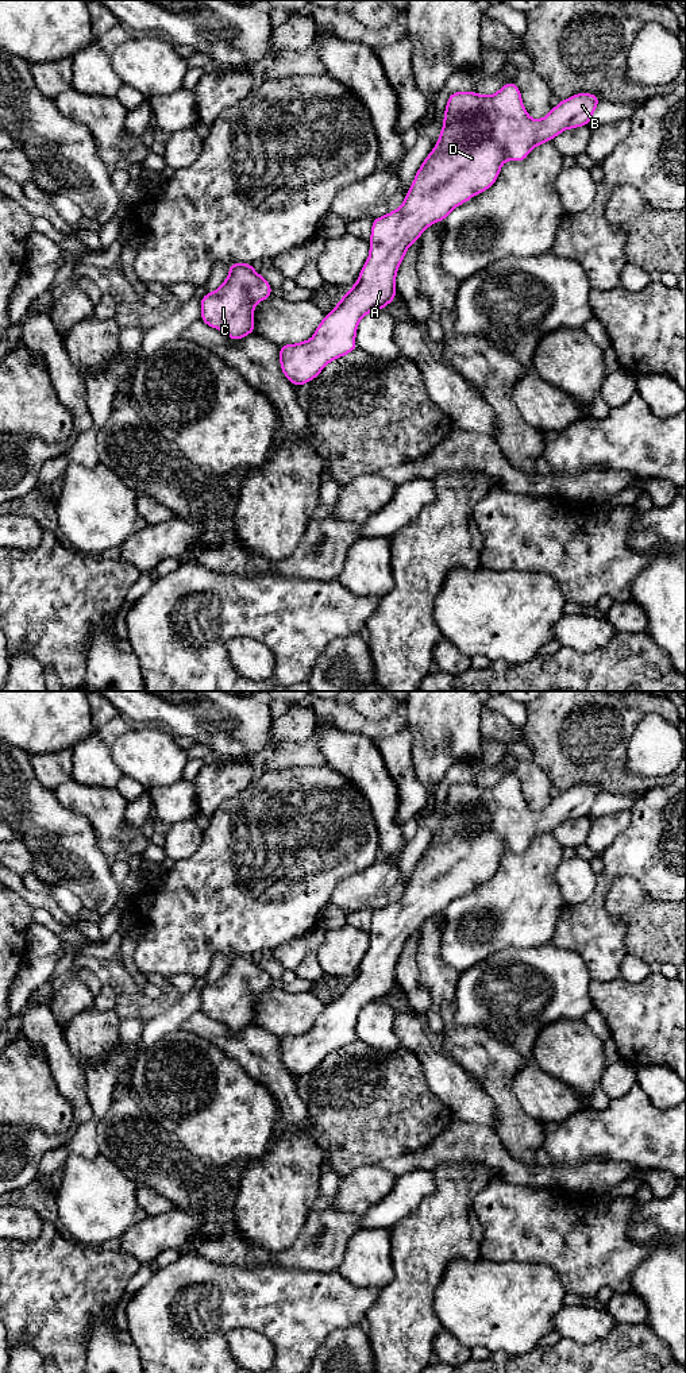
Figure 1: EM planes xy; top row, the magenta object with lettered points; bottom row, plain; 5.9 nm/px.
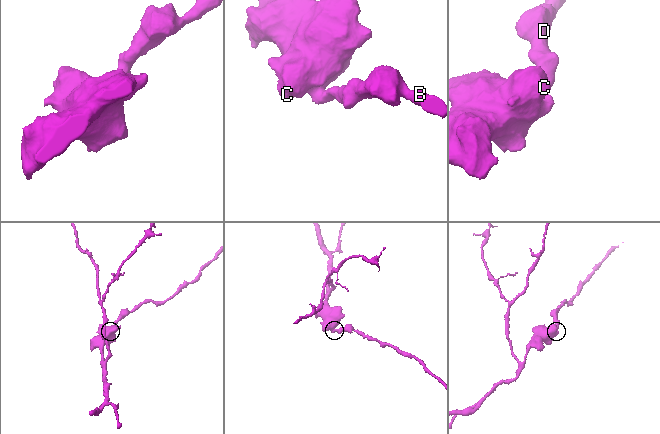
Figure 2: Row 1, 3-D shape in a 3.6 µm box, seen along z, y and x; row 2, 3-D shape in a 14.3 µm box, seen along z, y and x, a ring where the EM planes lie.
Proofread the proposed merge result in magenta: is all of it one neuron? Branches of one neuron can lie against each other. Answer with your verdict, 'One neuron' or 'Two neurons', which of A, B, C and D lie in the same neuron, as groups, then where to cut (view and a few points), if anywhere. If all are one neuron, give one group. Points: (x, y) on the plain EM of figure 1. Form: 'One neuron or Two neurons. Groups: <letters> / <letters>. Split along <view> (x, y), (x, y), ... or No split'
One neuron. Groups: A B C D. No split

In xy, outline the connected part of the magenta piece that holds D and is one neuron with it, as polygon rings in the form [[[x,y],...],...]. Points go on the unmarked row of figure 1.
[[[513,772],[492,787],[475,783],[451,784],[439,832],[417,861],[402,896],[373,913],[369,950],[359,964],[358,973],[339,991],[336,999],[325,1006],[312,1030],[280,1038],[284,1067],[297,1079],[315,1071],[331,1052],[358,1040],[355,1023],[359,1011],[366,1004],[384,1000],[394,991],[396,964],[408,938],[431,915],[444,913],[454,899],[489,880],[506,851],[521,853],[533,838],[552,832],[562,822],[589,817],[598,794],[600,790],[593,784],[577,784],[562,791],[546,809],[533,811],[527,805],[520,780]]]

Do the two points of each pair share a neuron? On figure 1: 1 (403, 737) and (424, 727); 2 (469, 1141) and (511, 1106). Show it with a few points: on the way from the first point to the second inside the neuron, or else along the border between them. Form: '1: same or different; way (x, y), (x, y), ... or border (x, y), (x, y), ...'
1: different; border (407, 725), (412, 735), (412, 762), (415, 764)
2: different; border (492, 1126), (500, 1142), (509, 1153)

